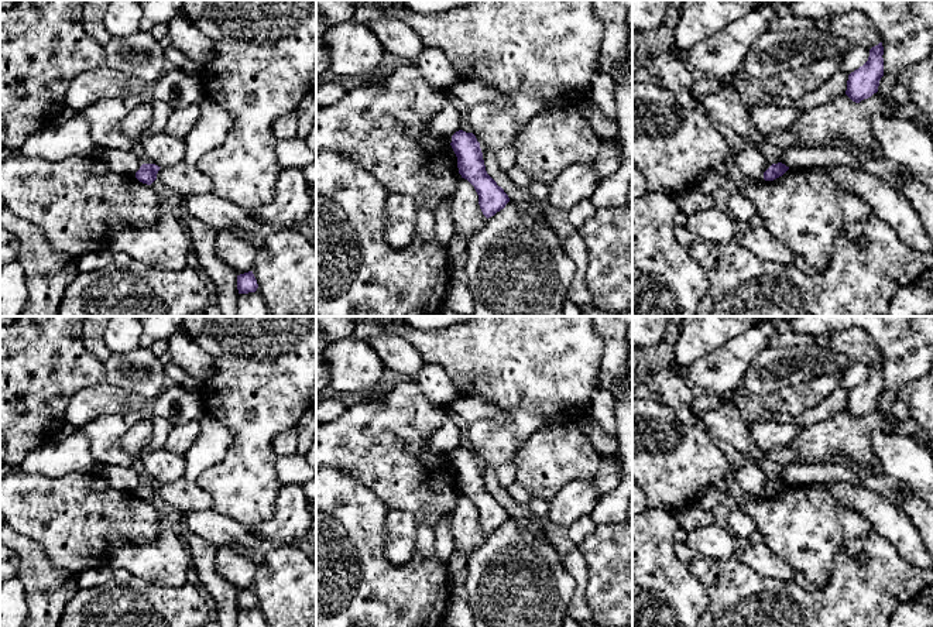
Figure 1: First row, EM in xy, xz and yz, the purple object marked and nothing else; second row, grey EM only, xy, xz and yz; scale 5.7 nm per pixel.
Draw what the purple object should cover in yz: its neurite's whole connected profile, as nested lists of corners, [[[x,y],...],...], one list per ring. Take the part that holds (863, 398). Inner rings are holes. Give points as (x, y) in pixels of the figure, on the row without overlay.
[[[879,359],[869,366],[868,377],[848,391],[845,411],[853,418],[860,419],[878,408],[879,397],[884,393],[882,371],[884,363]]]

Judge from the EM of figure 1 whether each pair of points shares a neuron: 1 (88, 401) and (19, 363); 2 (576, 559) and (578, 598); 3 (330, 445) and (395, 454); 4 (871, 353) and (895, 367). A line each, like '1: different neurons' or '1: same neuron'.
1: different neurons
2: same neuron
3: same neuron
4: different neurons

